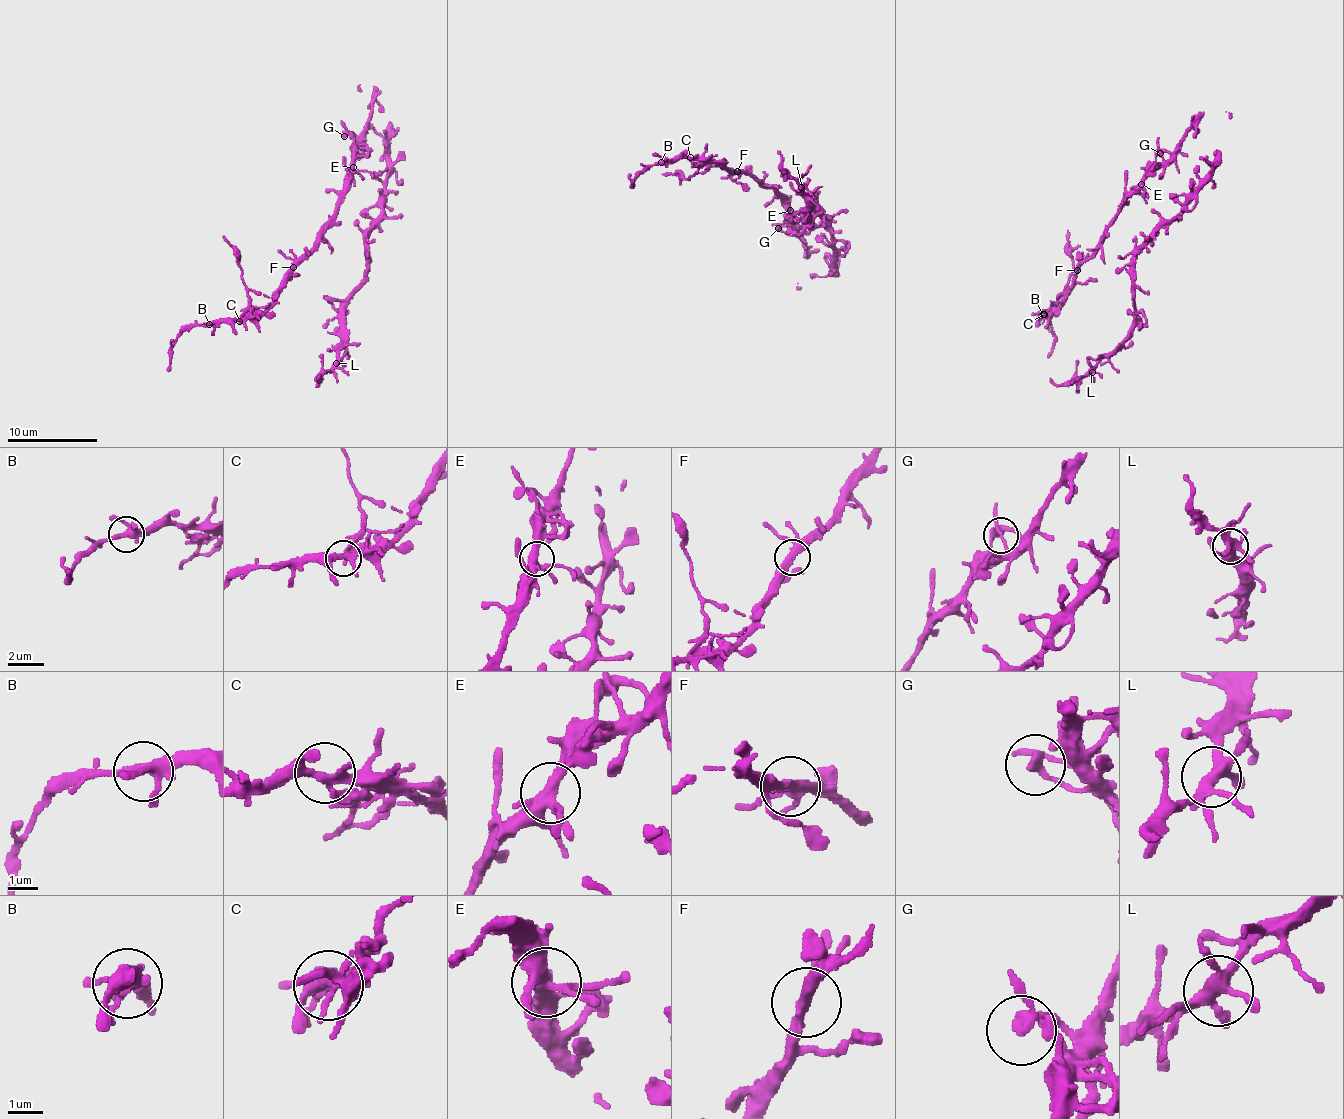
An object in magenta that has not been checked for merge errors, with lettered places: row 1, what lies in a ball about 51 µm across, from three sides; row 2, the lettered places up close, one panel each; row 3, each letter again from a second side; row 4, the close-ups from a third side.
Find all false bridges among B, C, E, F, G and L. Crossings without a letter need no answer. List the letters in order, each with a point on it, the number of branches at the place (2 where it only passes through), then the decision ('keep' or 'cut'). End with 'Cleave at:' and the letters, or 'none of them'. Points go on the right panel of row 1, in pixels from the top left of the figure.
B: place (1043, 314); branches 4; keep
C: place (1044, 314); branches 4; keep
E: place (1141, 184); branches 5; keep
F: place (1077, 270); branches 4; keep
G: place (1160, 153); branches 4; keep
L: place (1092, 372); branches 6; keep
Cleave at: none of them

